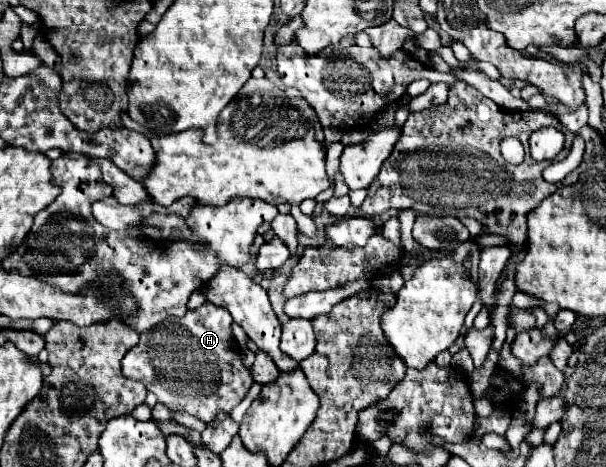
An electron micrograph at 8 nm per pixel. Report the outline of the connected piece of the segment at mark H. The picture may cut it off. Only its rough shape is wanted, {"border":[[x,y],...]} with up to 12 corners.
{"border":[[229,311],[141,333],[123,375],[209,423],[253,385]]}

